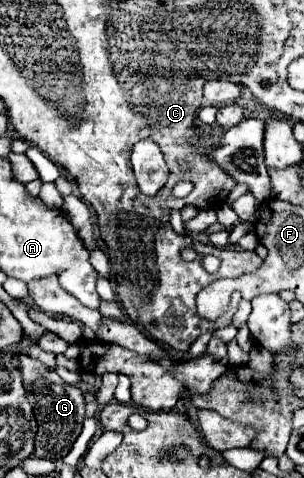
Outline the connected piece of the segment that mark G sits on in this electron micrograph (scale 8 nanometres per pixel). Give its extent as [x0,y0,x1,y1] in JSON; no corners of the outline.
[21,355,85,459]

